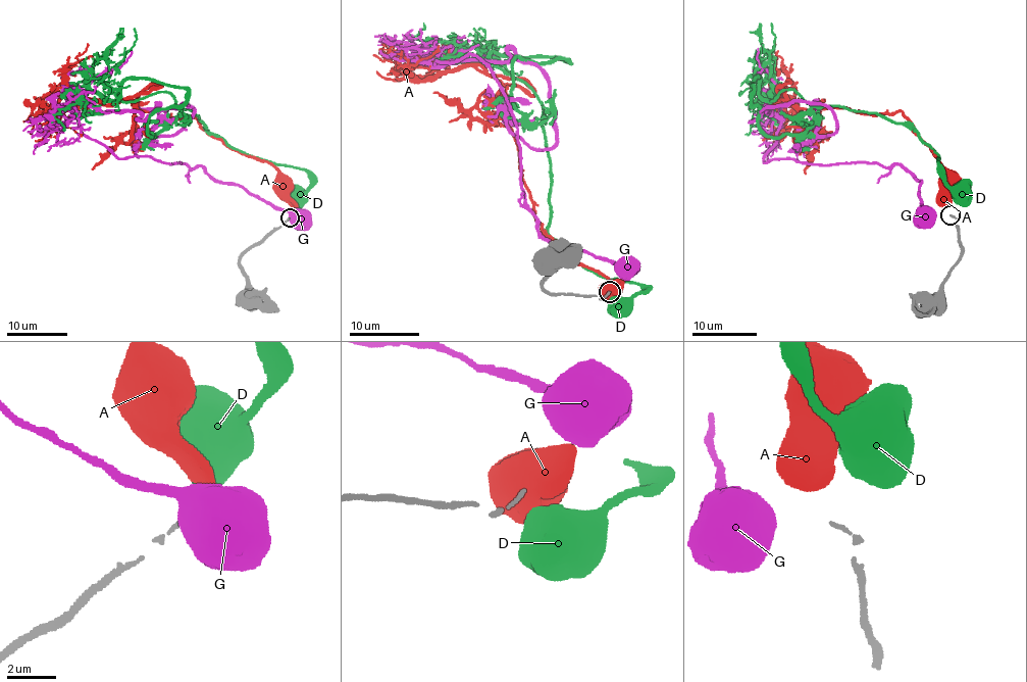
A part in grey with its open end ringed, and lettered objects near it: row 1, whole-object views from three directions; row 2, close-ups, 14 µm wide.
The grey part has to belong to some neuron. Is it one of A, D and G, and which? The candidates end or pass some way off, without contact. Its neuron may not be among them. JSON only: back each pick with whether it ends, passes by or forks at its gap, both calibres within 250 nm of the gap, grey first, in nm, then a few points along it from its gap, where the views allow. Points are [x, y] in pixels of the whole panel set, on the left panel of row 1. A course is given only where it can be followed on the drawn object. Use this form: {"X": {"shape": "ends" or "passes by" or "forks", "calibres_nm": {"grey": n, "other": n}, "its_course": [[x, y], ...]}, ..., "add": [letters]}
{"add": []}

